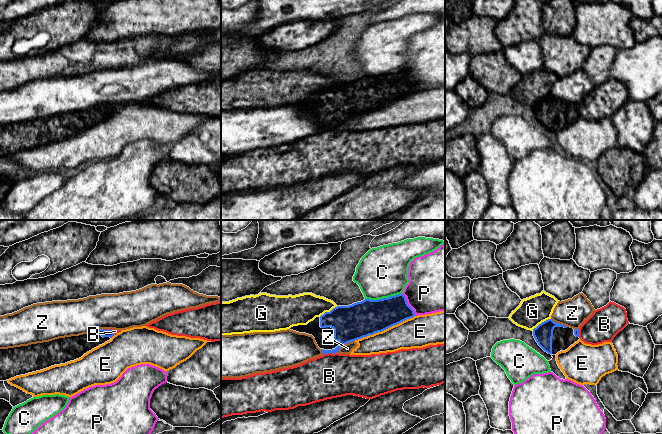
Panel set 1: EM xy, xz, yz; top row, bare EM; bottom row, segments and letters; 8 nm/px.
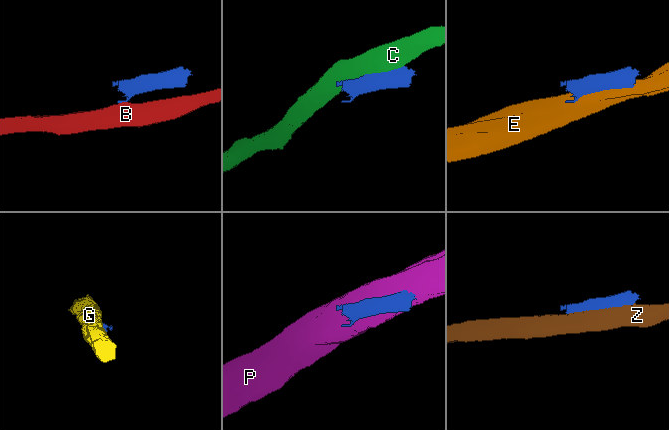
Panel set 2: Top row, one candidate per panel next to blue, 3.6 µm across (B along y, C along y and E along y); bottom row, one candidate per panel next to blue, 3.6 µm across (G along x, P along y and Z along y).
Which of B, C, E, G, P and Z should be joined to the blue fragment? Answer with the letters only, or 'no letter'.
no letter

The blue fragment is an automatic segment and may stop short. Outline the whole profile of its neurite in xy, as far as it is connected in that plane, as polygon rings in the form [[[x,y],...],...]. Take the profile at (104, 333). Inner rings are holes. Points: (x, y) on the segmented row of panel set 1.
[[[99,329],[79,336],[0,349],[0,381],[74,361],[113,336],[112,330]]]

